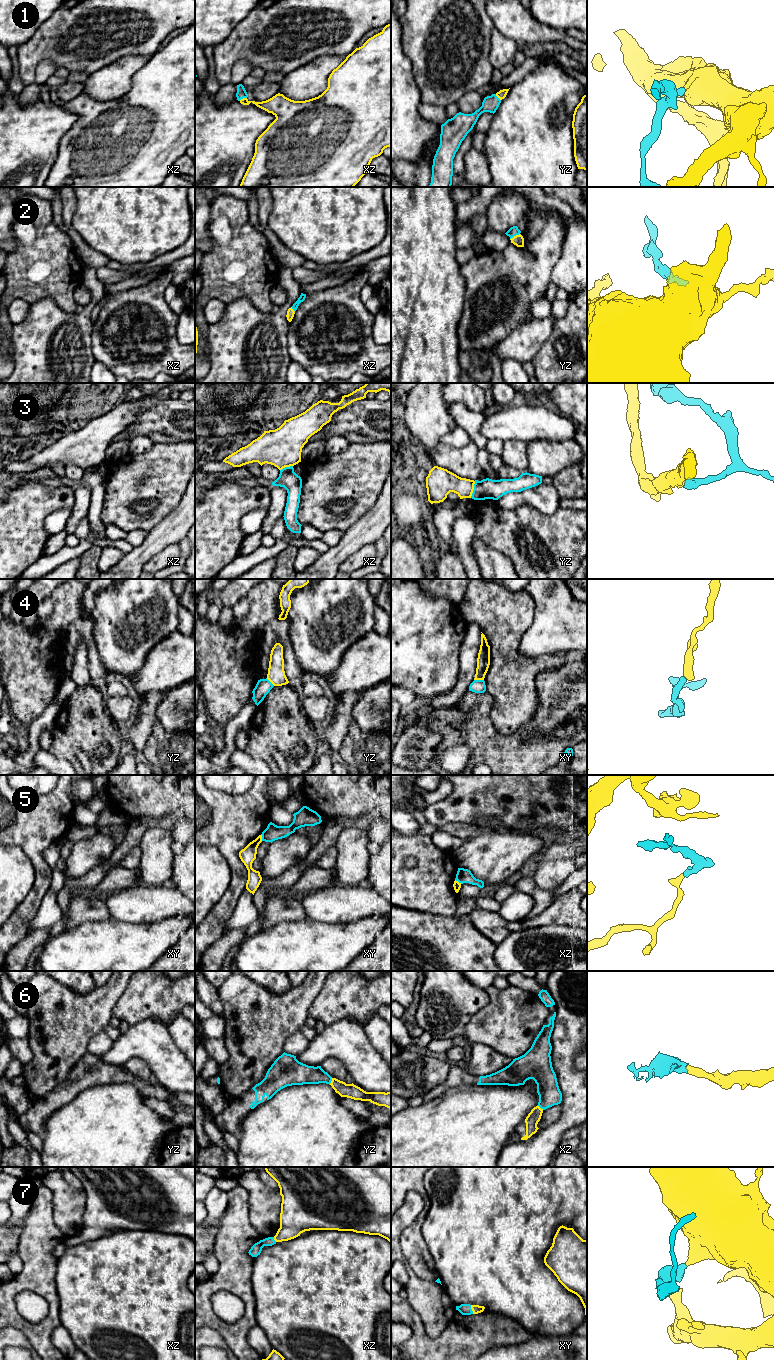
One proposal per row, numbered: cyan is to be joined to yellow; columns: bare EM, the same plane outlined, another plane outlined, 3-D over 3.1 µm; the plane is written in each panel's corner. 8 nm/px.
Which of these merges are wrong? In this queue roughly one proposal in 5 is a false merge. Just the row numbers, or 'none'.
3, 4, 5

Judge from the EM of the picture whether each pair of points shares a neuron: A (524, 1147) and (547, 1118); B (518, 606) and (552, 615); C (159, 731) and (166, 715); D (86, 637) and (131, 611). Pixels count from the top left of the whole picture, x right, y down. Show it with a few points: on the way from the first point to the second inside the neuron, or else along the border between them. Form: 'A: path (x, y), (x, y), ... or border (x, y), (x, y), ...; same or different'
A: border (559, 1115), (554, 1122), (539, 1129); different
B: border (525, 589), (534, 602), (534, 620), (524, 632); different
C: border (156, 719), (166, 730), (184, 731); different
D: border (90, 618), (93, 622), (93, 640), (100, 655); different

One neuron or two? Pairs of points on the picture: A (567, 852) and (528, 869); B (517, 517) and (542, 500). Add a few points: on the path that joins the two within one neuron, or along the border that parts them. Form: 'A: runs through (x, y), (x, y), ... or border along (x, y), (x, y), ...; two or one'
A: runs through (557, 852), (540, 856), (537, 859); one
B: border along (509, 508), (529, 504), (545, 514), (555, 511); two

